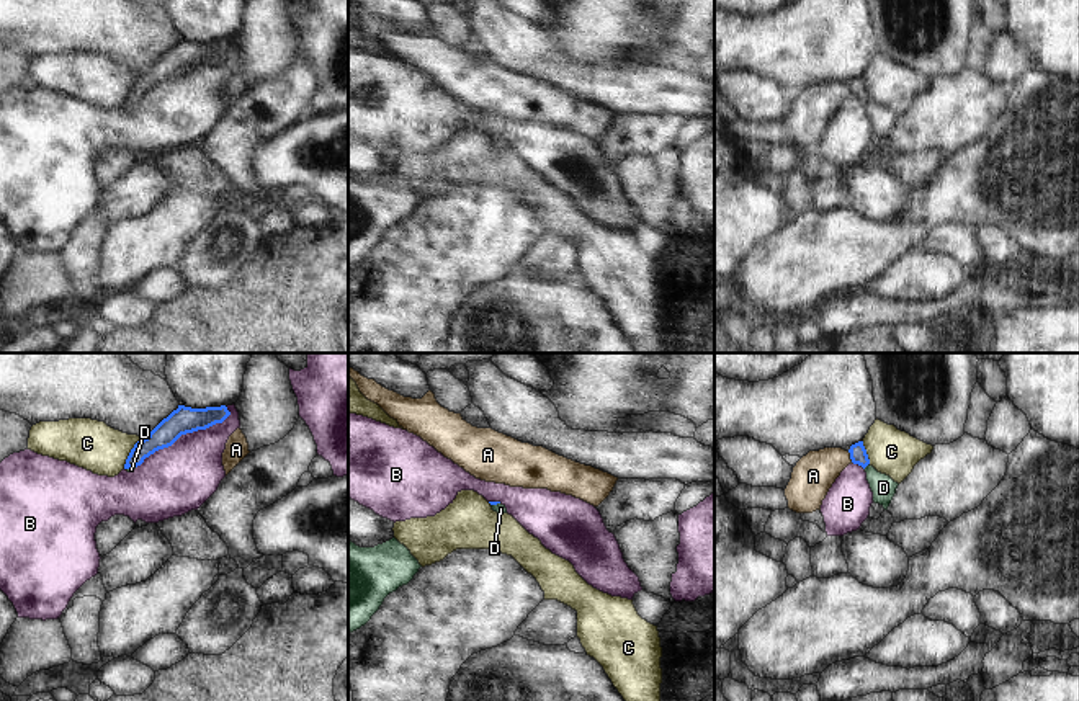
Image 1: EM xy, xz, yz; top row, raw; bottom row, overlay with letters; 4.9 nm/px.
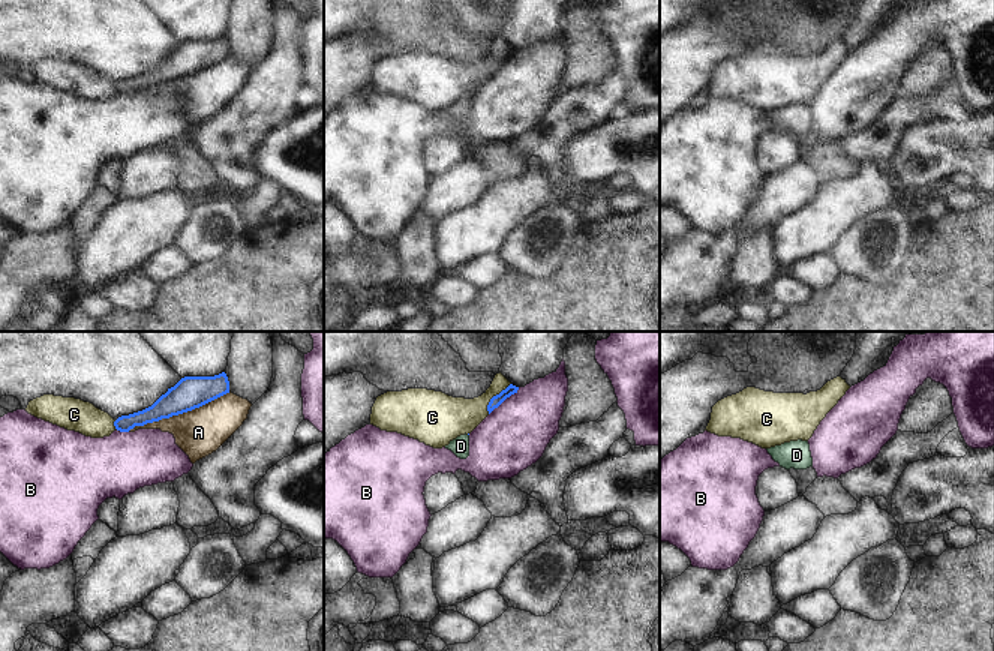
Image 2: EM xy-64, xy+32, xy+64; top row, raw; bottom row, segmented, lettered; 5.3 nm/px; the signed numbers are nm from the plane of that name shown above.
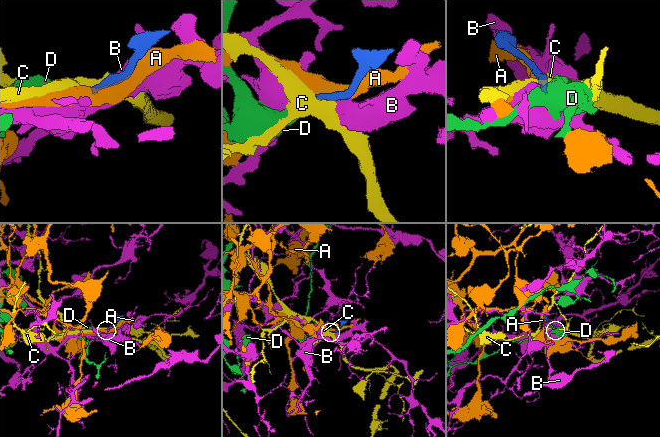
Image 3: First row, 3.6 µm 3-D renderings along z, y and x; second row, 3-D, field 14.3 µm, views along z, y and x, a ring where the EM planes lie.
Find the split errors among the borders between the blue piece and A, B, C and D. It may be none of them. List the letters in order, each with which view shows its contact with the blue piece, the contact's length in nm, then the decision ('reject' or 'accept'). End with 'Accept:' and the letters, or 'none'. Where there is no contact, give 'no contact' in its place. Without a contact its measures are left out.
A: yz | 60 nm | reject
B: xy | 550 nm | reject
C: xy | 220 nm | reject
D: yz | 40 nm | accept
Accept: D

